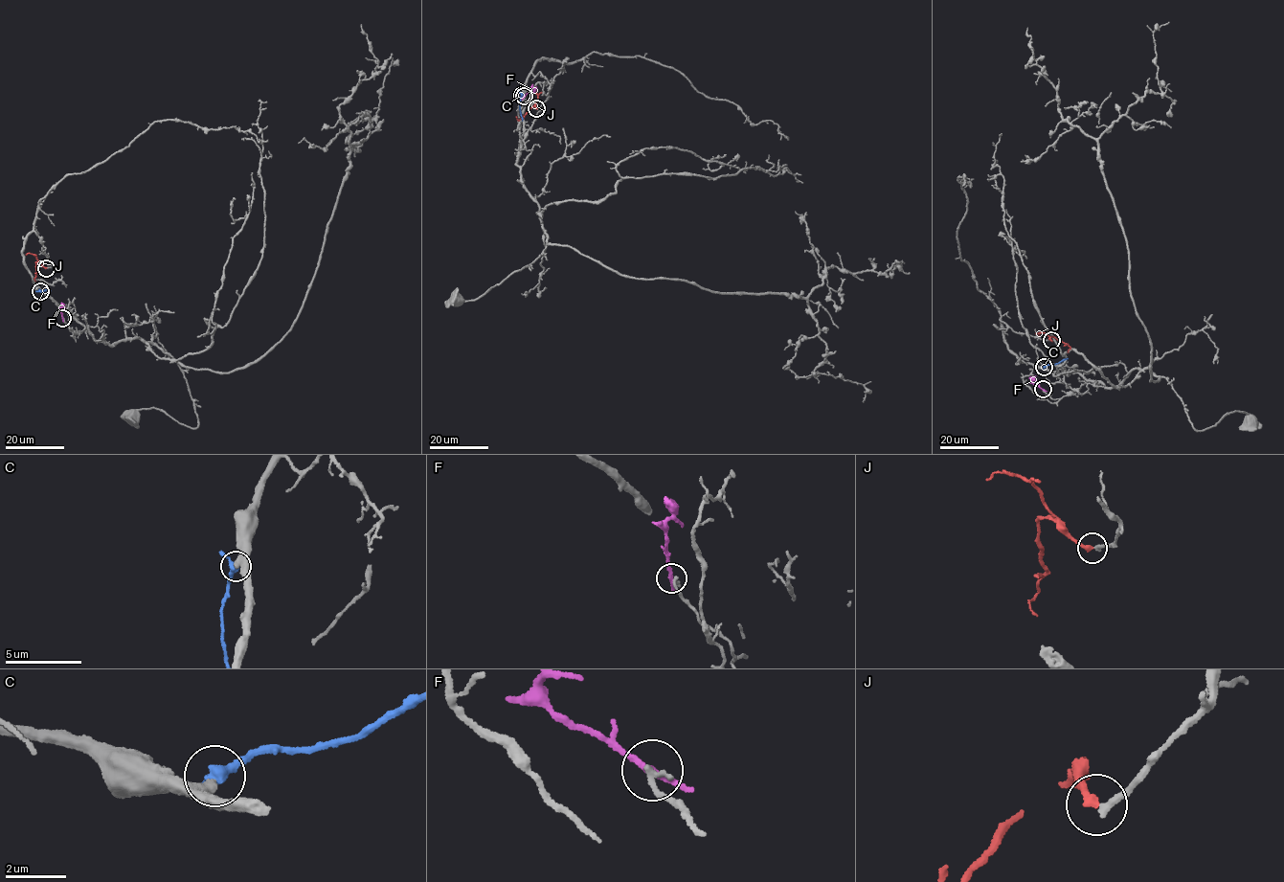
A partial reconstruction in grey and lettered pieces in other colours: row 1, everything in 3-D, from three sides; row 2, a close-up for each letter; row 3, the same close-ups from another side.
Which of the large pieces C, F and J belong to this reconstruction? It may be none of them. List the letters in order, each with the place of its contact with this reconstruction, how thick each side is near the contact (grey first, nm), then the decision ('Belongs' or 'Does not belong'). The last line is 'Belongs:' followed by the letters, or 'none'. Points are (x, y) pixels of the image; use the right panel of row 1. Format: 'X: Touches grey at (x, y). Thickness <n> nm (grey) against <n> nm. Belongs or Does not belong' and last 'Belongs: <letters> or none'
C: Touches grey at (1044, 367). Thickness 400 nm (grey) against 320 nm. Belongs
F: Touches grey at (1043, 389). Thickness 220 nm (grey) against 200 nm. Does not belong
J: Touches grey at (1051, 340). Thickness 240 nm (grey) against 260 nm. Belongs
Belongs: C, J

